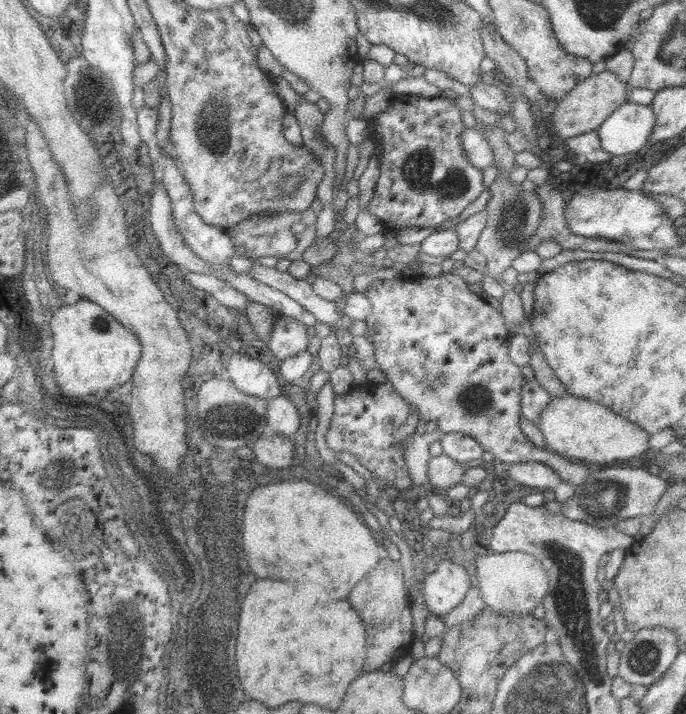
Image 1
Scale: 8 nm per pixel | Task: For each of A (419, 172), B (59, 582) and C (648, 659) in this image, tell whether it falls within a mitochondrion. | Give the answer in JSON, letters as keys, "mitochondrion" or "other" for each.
{"A":"mitochondrion","B":"other","C":"mitochondrion"}

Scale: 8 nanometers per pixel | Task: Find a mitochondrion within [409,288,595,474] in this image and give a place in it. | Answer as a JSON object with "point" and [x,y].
{"point":[478,401]}

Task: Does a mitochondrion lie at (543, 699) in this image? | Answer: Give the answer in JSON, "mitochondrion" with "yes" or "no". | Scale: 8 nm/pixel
{"mitochondrion":"yes"}

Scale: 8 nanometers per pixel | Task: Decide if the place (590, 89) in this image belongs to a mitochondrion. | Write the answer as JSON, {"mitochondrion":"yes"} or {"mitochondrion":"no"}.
{"mitochondrion":"no"}

